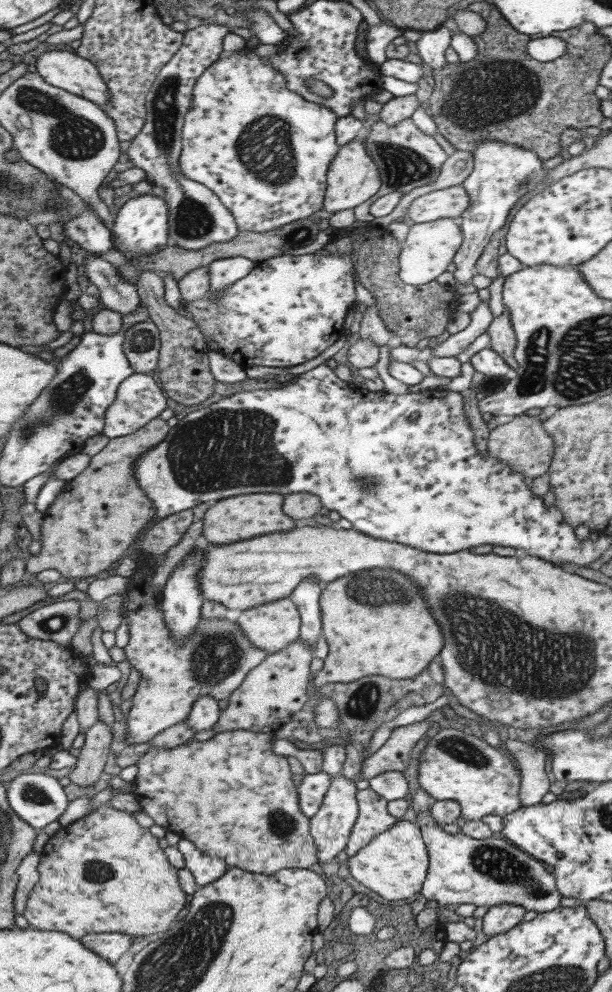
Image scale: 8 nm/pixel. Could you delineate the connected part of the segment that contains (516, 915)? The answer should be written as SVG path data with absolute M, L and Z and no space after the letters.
M513 904L489 907L489 910L481 918L483 934L488 937L493 937L509 931L511 928L517 926L517 924L520 924L525 912L523 907Z

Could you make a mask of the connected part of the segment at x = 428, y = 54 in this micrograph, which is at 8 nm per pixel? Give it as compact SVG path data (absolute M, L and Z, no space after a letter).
M441 25L433 30L420 31L420 33L421 37L415 42L420 60L432 70L445 67L443 54L449 48L449 31Z

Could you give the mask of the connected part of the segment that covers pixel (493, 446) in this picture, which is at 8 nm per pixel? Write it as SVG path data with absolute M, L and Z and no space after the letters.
M521 414L502 420L489 432L487 453L499 462L504 462L510 470L523 475L525 482L531 482L548 469L553 456L553 439L543 431L540 420Z

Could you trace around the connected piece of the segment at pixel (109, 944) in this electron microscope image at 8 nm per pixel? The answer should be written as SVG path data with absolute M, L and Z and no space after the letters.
M85 934L79 943L85 945L96 956L114 965L119 957L131 946L135 937L125 934Z

